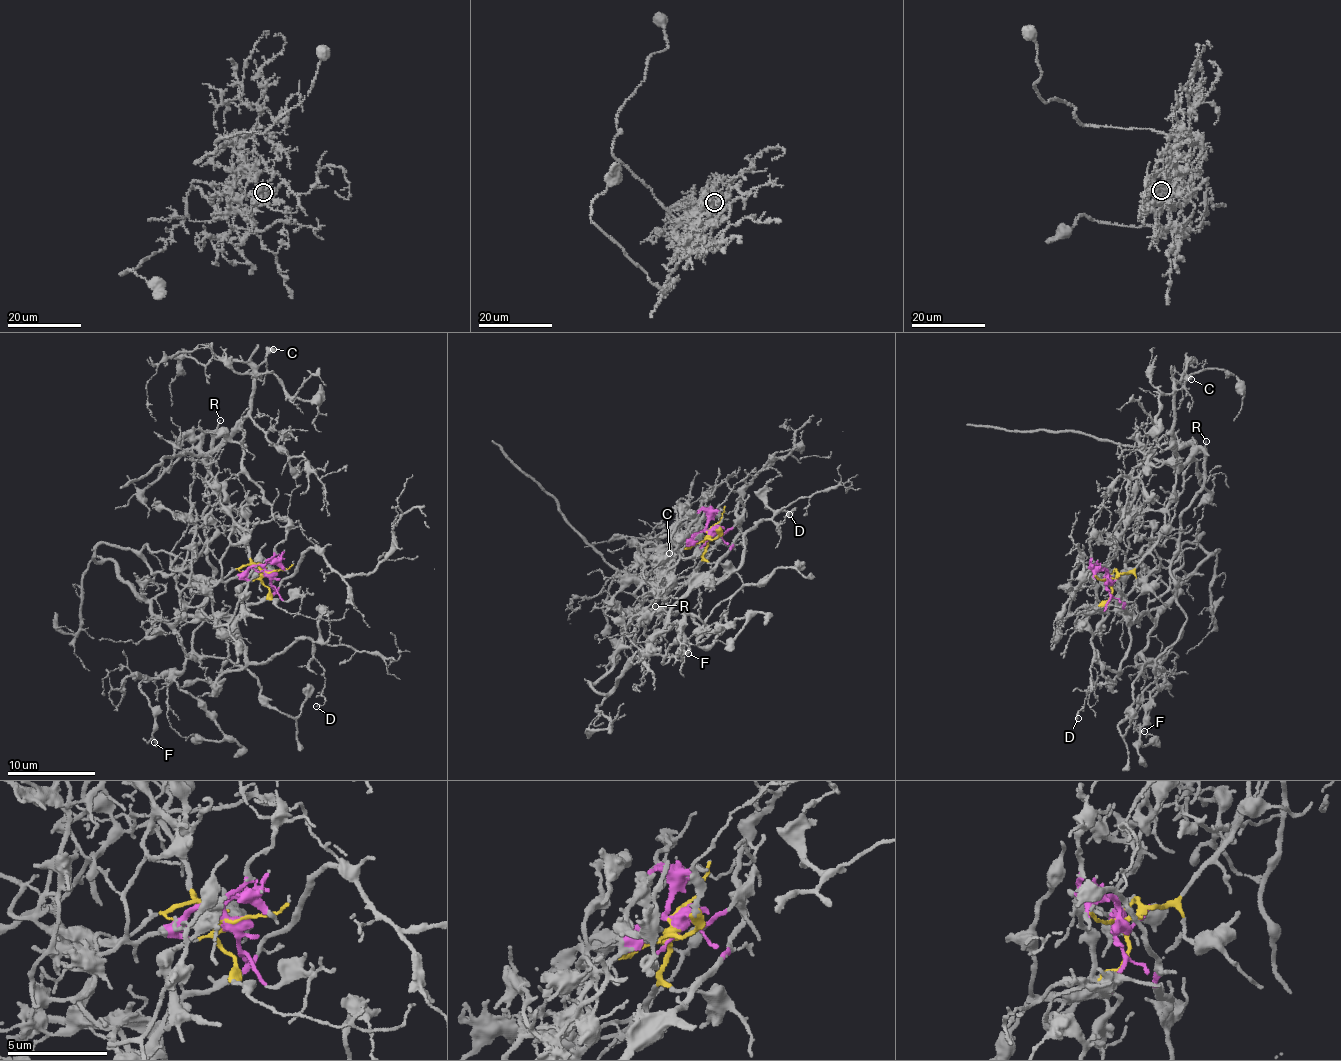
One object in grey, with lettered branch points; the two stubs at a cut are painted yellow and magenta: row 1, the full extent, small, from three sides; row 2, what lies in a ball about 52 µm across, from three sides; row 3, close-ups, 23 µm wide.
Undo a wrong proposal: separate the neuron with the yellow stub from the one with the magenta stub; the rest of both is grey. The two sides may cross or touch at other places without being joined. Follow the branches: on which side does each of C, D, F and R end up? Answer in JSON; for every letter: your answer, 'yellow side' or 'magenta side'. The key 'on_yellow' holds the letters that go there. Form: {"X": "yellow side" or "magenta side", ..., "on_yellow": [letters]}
{"C": "yellow side", "D": "magenta side", "F": "magenta side", "R": "yellow side", "on_yellow": ["C", "R"]}

